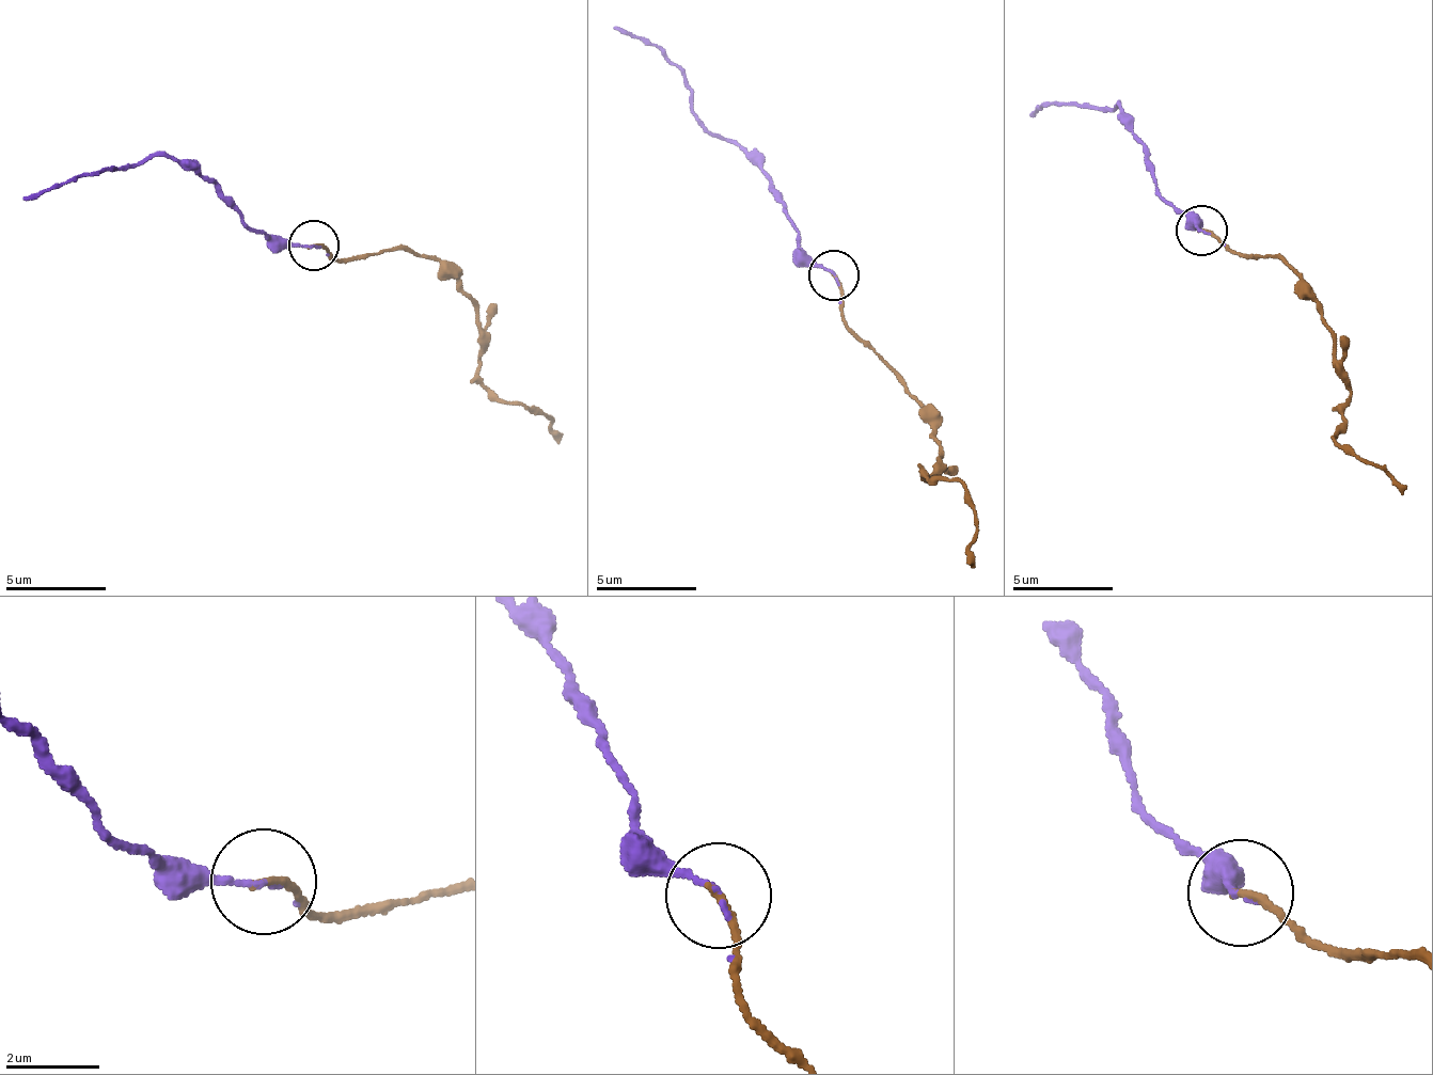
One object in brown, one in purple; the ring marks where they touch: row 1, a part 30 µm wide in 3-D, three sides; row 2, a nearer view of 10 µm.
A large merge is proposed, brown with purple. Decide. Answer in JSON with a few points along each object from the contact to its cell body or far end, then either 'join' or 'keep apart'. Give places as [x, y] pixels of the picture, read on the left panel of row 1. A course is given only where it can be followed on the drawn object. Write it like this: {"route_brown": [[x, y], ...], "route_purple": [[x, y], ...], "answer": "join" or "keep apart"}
{"route_brown": [[314, 247], [340, 261], [412, 249], [429, 257], [479, 311], [478, 374], [501, 400], [521, 400], [564, 435]], "route_purple": [[314, 247], [286, 248], [266, 236], [166, 155], [134, 166], [72, 175], [22, 198]], "answer": "join"}

